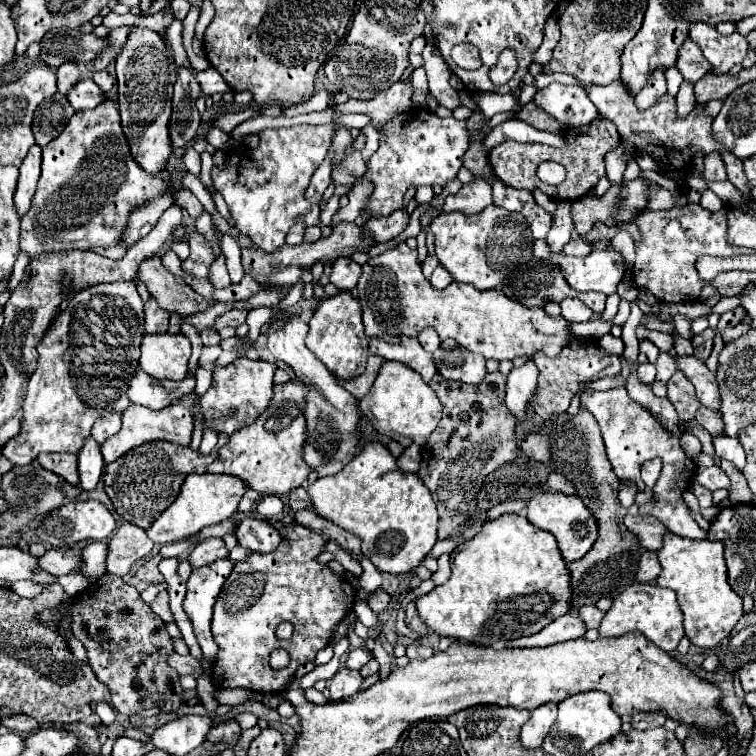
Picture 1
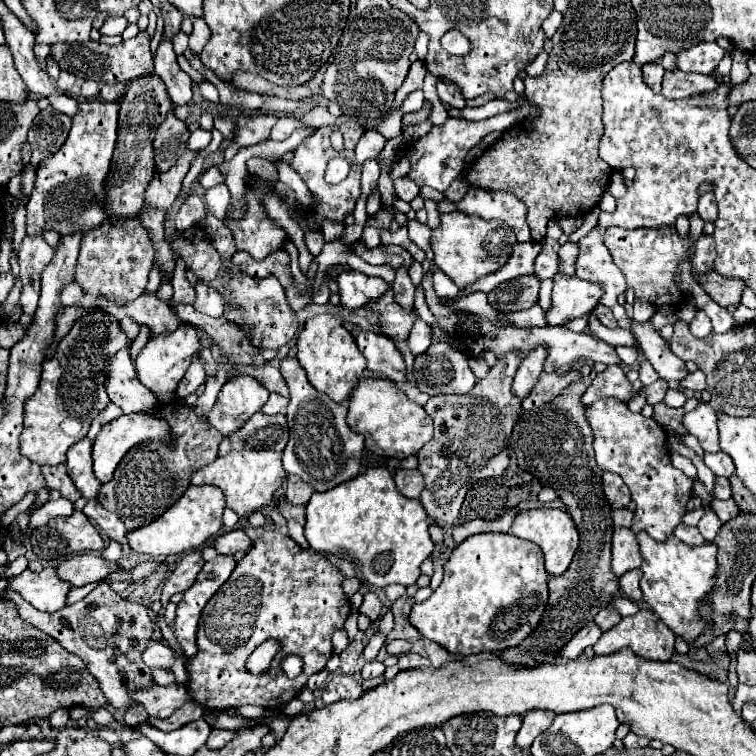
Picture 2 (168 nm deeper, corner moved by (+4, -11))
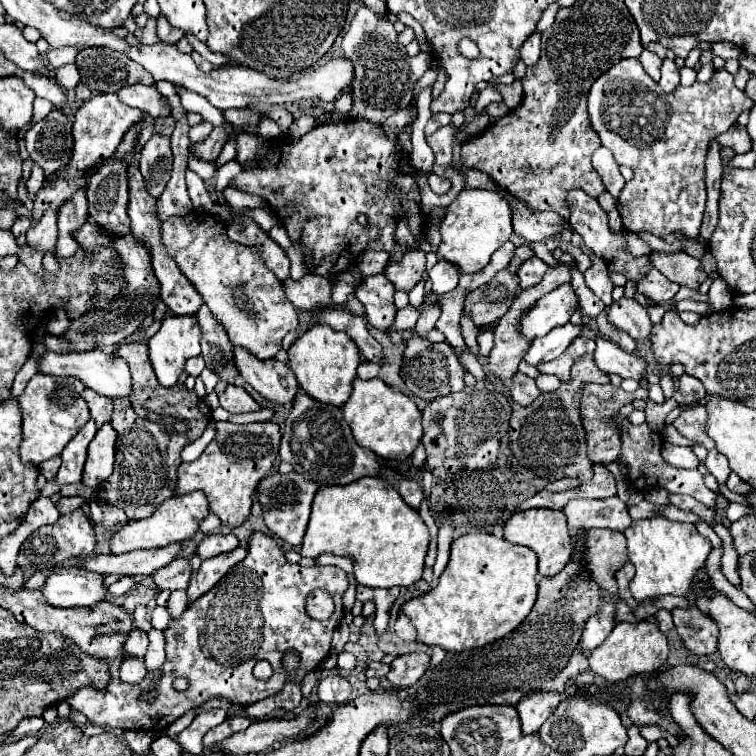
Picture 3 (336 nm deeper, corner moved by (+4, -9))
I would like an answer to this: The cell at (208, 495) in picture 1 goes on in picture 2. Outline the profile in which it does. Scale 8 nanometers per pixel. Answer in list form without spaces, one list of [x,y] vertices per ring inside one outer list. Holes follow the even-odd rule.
[[[189,486],[183,496],[155,522],[141,526],[137,530],[127,532],[127,542],[133,552],[147,554],[153,558],[167,558],[181,552],[191,552],[201,548],[219,528],[221,528],[221,514],[225,510],[223,492],[215,486]]]

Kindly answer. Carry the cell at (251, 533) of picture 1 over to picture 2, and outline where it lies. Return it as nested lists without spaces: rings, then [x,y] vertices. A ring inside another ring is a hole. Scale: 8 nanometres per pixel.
[[[231,530],[215,540],[217,554],[235,554],[239,550],[249,550],[251,538],[243,530]]]

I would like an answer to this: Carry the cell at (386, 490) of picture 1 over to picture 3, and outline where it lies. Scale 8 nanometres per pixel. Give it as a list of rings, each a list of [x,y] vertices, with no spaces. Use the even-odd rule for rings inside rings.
[[[367,476],[347,486],[327,486],[315,494],[301,556],[317,558],[323,552],[347,556],[353,560],[353,572],[361,586],[393,588],[421,580],[427,544],[429,532],[419,512],[411,510],[391,484]]]

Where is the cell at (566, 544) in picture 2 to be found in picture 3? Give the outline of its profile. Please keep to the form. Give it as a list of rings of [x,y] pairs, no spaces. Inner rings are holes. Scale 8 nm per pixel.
[[[531,508],[531,510],[521,510],[521,512],[513,514],[505,524],[505,540],[513,542],[513,544],[529,546],[539,558],[539,574],[543,574],[543,576],[559,574],[573,554],[571,528],[567,524],[563,510]]]

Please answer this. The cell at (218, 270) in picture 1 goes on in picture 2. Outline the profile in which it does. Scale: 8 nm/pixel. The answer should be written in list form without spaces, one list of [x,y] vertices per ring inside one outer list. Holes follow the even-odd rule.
[[[197,282],[195,292],[197,292],[197,298],[193,302],[195,310],[213,318],[219,318],[223,314],[223,298],[219,296],[219,292],[215,292],[215,288],[207,288],[205,284]]]

